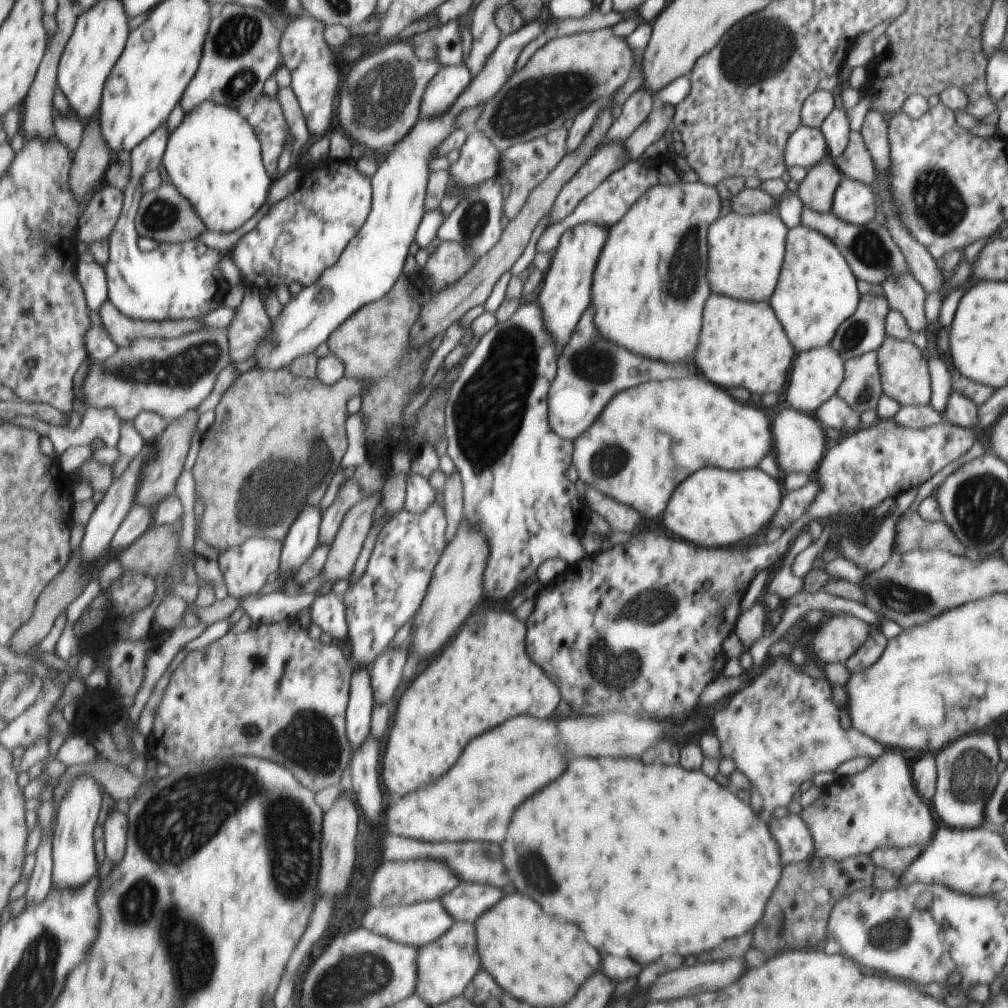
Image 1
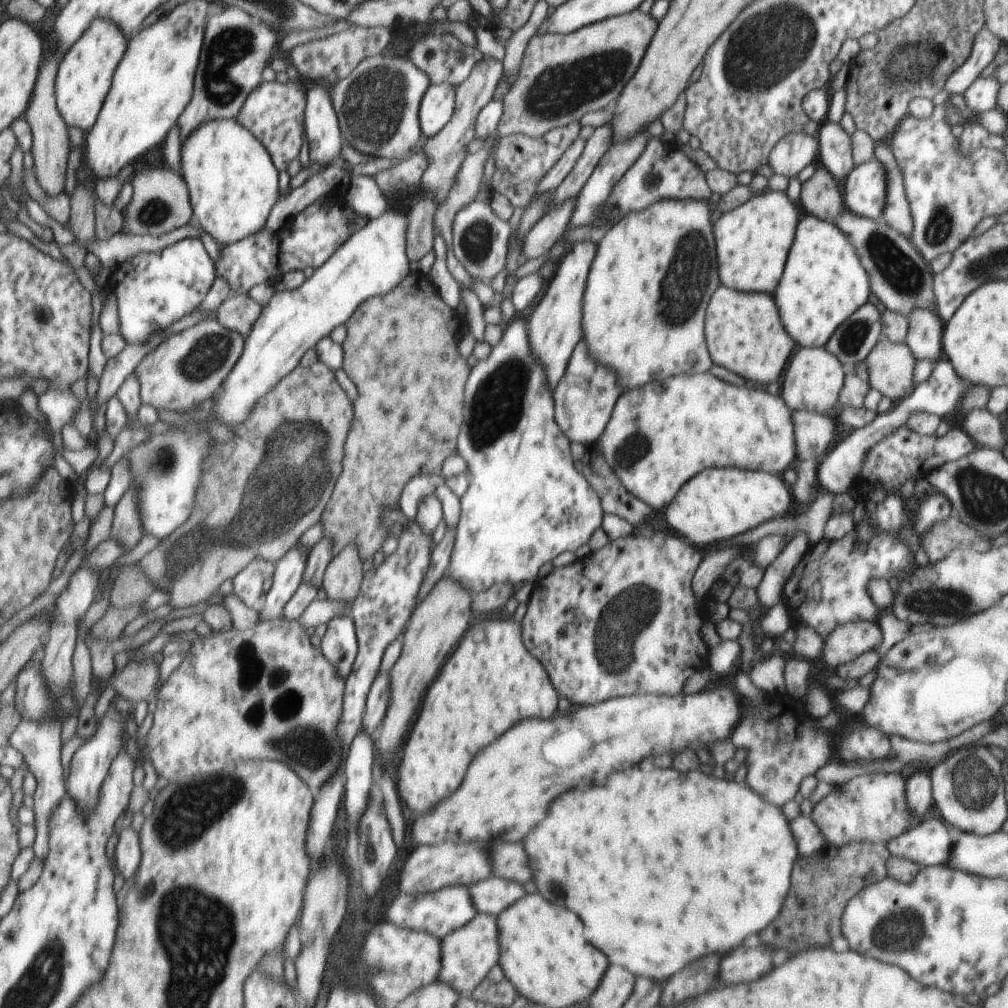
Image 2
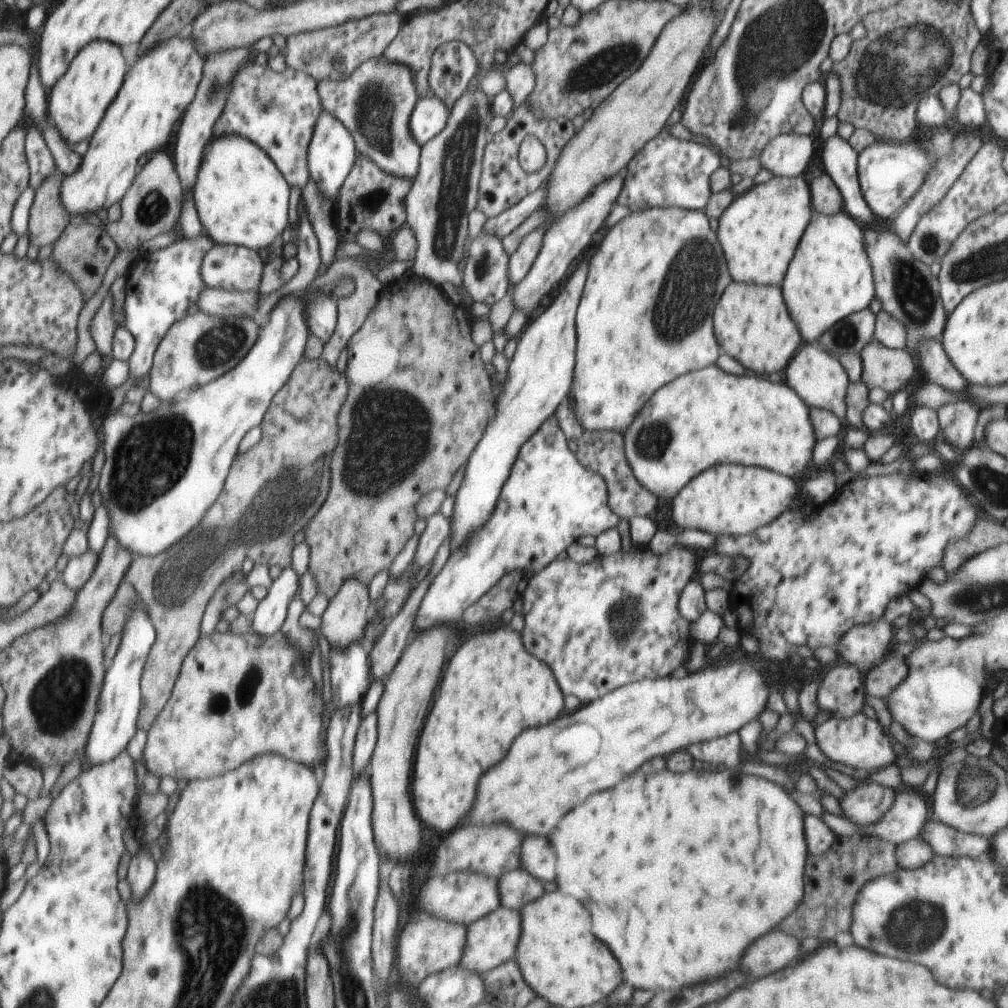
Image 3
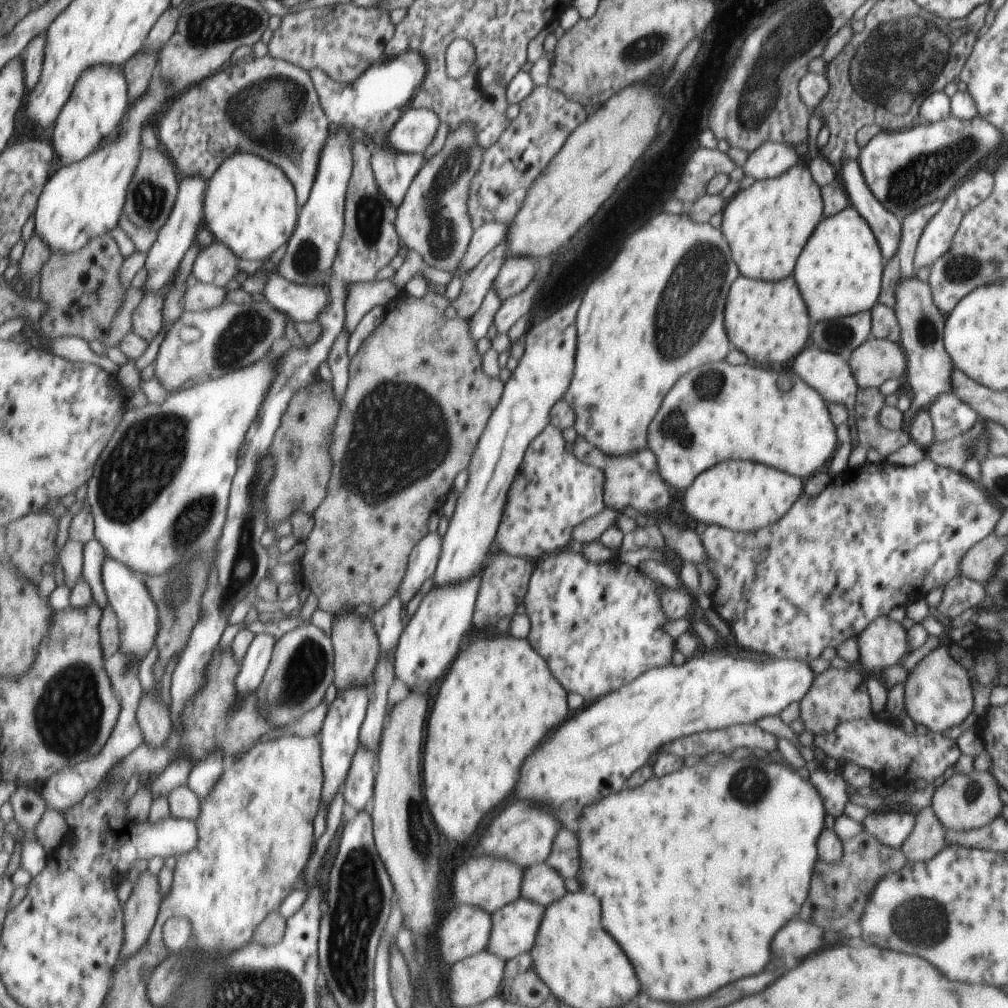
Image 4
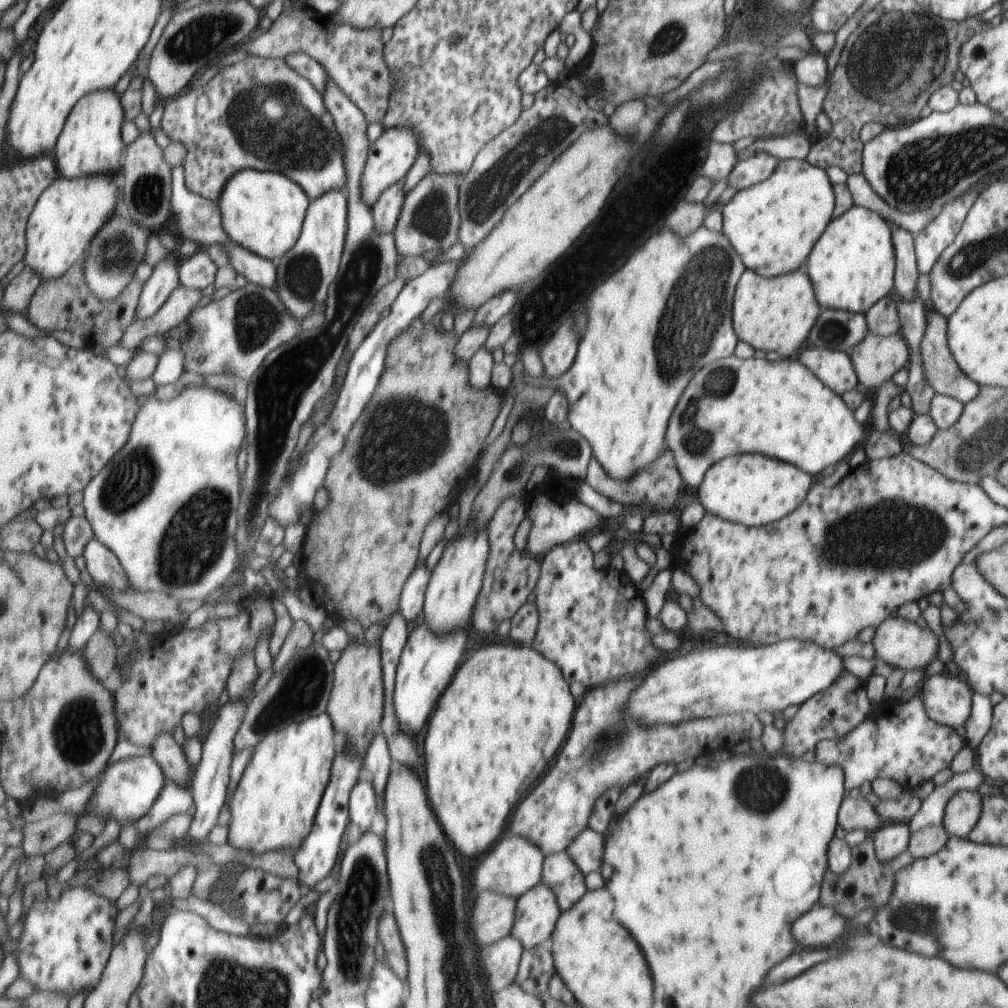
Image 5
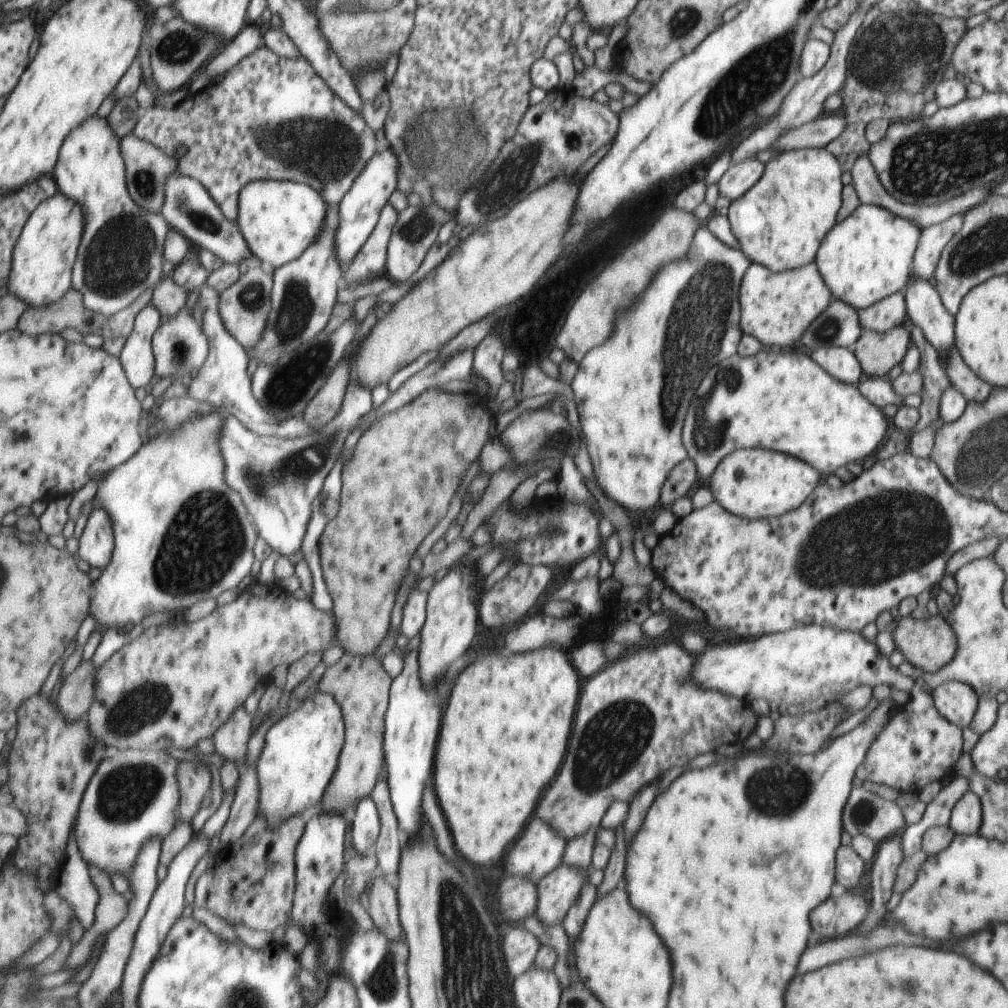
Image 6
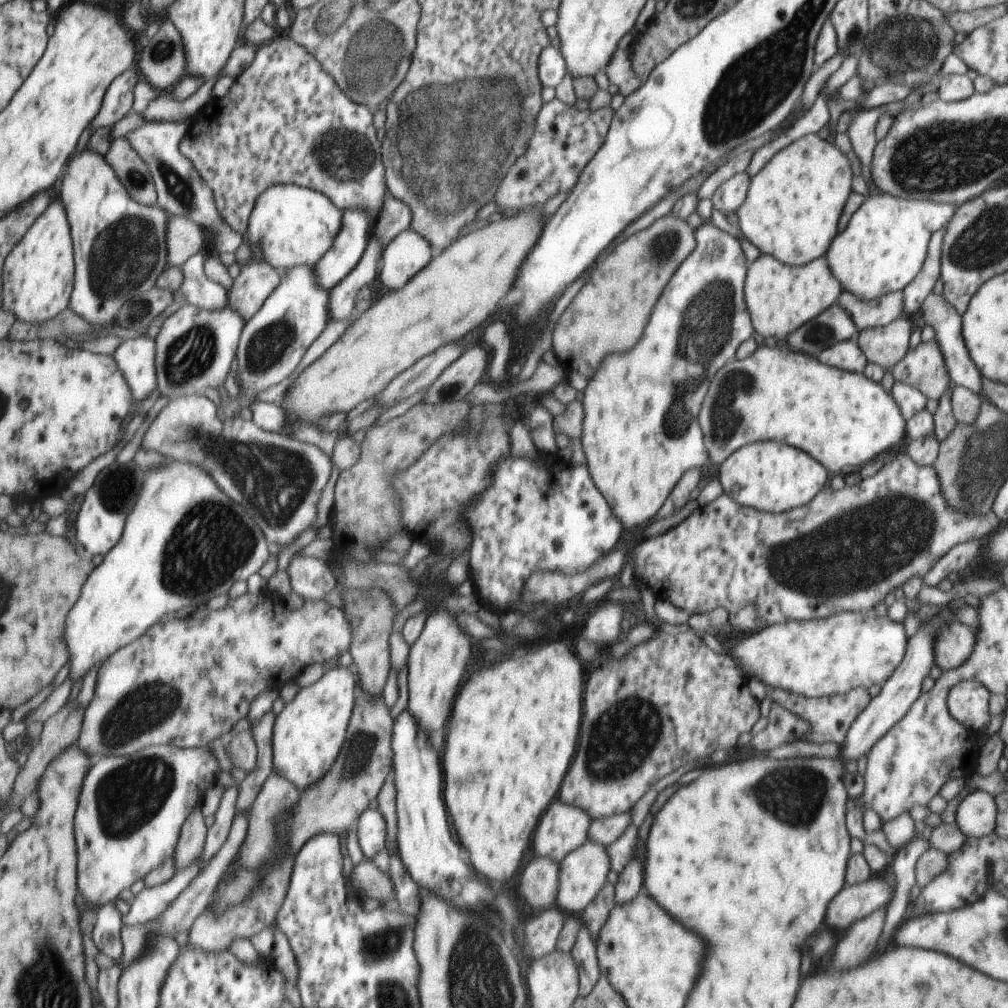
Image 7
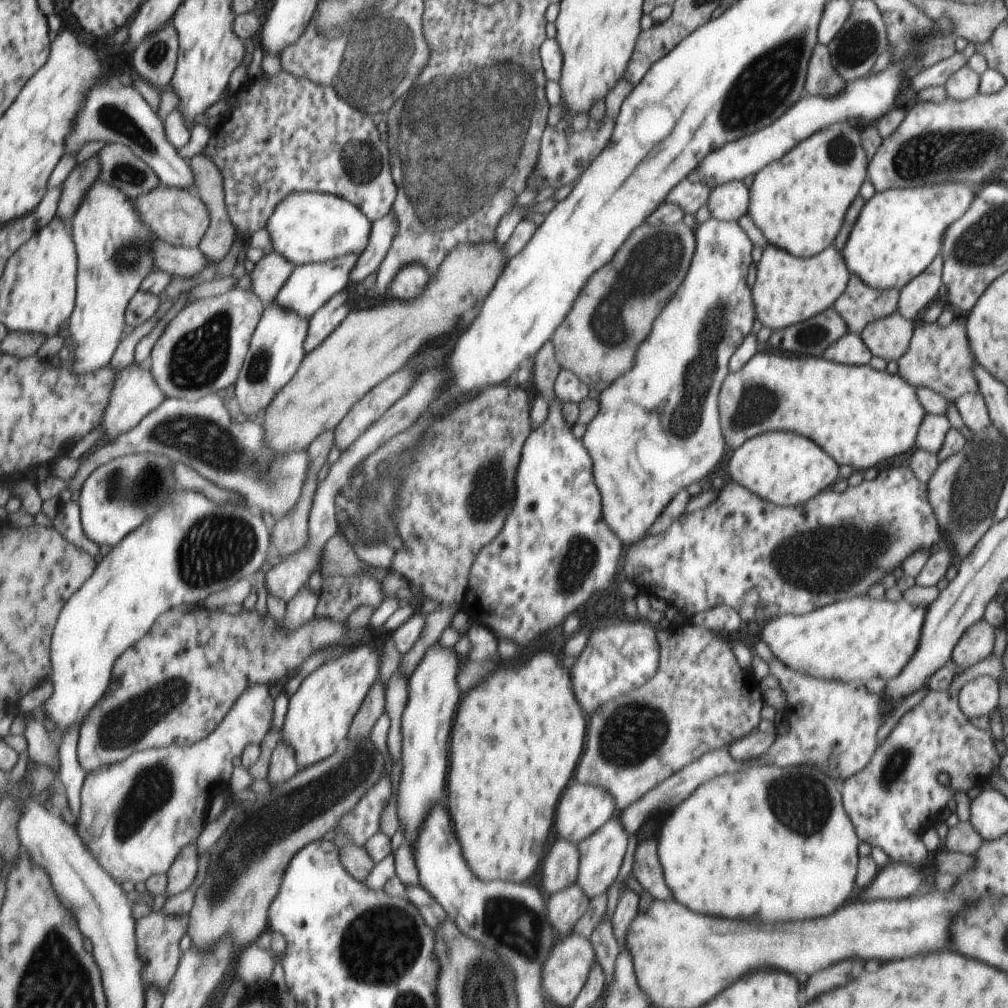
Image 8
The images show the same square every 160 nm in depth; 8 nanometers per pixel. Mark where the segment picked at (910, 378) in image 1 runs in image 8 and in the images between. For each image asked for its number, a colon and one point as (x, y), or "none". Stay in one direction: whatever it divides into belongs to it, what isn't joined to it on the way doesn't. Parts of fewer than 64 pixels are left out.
2: (890, 365)
3: (886, 369)
4: (876, 360)
5: (876, 358)
6: (877, 353)
7: (884, 346)
8: (887, 338)

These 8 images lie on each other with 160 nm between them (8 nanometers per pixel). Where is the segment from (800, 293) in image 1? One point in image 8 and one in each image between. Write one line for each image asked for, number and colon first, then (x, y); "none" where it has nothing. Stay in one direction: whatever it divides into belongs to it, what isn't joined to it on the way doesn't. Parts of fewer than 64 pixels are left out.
2: (823, 283)
3: (831, 278)
4: (840, 273)
5: (853, 265)
6: (869, 255)
7: (883, 247)
8: (898, 232)

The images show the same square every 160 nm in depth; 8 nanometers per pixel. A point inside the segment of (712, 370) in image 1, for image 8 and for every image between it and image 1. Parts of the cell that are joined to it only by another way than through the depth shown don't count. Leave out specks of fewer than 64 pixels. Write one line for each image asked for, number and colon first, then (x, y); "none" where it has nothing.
2: (743, 333)
3: (750, 323)
4: (766, 321)
5: (775, 314)
6: (775, 308)
7: (780, 298)
8: (787, 289)

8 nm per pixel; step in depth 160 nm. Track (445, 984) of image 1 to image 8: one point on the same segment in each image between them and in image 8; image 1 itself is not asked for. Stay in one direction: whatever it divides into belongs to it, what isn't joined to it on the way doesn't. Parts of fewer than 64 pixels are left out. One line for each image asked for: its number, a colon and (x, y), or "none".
2: (467, 954)
3: (491, 940)
4: (514, 928)
5: (537, 911)
6: (559, 889)
7: (582, 873)
8: (600, 853)

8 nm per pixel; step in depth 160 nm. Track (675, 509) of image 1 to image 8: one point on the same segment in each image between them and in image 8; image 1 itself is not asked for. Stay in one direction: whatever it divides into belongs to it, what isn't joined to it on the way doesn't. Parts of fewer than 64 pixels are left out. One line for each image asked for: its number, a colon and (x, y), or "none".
2: (723, 502)
3: (727, 499)
4: (744, 496)
5: (753, 490)
6: (761, 483)
7: (772, 477)
8: (781, 467)

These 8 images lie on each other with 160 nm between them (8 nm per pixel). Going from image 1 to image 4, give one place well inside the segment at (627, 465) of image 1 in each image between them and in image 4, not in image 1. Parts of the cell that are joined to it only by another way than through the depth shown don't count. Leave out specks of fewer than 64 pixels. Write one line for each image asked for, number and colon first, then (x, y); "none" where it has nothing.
2: (654, 441)
3: (712, 418)
4: (790, 428)

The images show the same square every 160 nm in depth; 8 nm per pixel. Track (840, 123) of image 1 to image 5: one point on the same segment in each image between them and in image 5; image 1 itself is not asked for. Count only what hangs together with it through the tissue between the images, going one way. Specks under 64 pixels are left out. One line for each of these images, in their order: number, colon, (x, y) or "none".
2: (835, 154)
3: (838, 159)
4: (886, 228)
5: (906, 273)

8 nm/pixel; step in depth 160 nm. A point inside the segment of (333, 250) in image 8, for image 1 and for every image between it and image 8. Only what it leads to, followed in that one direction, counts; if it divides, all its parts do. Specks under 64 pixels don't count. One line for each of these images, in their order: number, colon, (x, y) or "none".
1: (214, 157)
2: (234, 183)
3: (242, 197)
4: (250, 205)
5: (264, 211)
6: (280, 220)
7: (294, 226)

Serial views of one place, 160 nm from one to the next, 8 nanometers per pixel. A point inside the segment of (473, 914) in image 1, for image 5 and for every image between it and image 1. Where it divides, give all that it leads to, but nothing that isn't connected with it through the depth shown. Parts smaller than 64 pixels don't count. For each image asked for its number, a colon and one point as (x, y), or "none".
2: (491, 895)
3: (516, 888)
4: (541, 884)
5: (560, 874)

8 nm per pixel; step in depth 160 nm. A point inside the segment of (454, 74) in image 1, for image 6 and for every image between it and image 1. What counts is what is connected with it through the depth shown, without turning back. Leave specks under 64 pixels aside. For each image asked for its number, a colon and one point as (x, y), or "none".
2: (437, 106)
3: (429, 118)
4: (412, 133)
5: (391, 156)
6: (360, 210)

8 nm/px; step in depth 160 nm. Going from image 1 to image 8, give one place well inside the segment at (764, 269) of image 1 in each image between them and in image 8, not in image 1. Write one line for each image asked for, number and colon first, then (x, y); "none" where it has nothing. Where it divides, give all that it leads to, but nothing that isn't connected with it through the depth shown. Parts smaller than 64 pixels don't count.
2: (753, 240)
3: (758, 233)
4: (766, 225)
5: (772, 225)
6: (778, 223)
7: (791, 209)
8: (798, 202)

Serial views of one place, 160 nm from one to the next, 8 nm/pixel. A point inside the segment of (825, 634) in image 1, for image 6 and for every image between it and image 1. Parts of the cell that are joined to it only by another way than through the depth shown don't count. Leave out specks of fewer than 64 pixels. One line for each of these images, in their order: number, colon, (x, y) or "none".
2: (843, 644)
3: (863, 646)
4: (882, 643)
5: (902, 644)
6: (928, 644)

